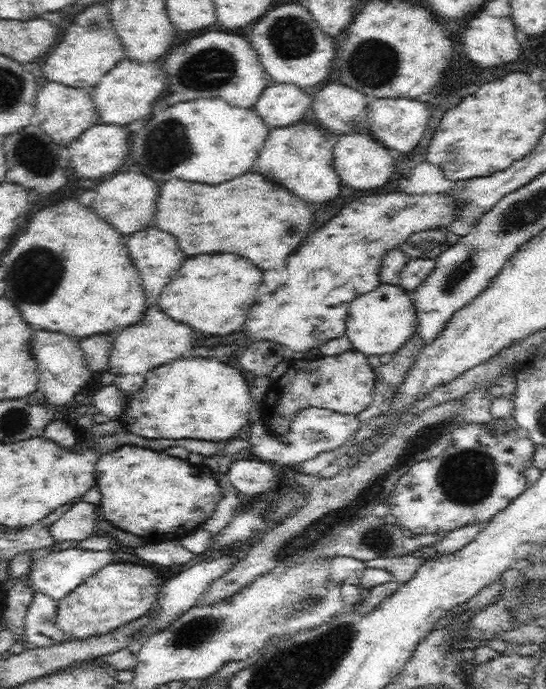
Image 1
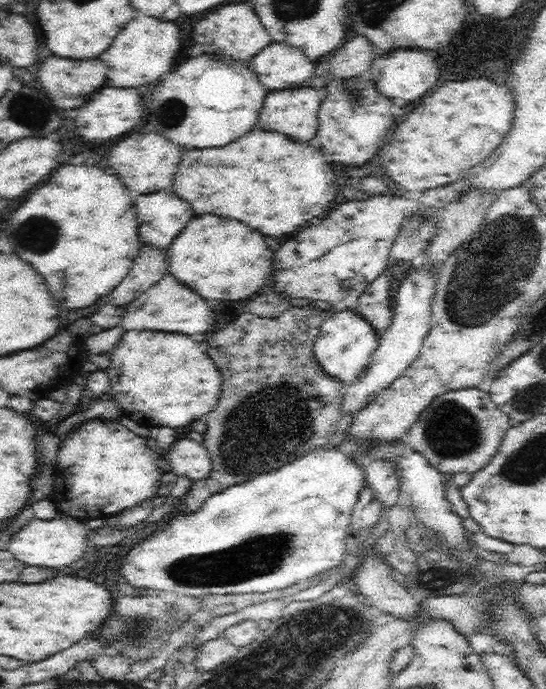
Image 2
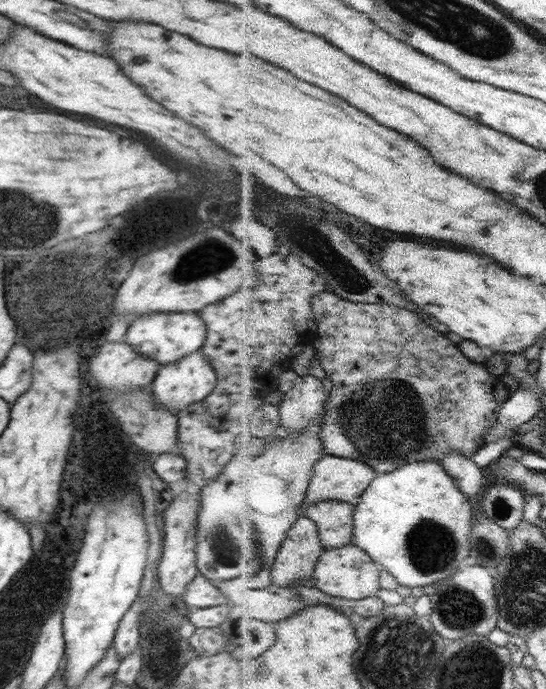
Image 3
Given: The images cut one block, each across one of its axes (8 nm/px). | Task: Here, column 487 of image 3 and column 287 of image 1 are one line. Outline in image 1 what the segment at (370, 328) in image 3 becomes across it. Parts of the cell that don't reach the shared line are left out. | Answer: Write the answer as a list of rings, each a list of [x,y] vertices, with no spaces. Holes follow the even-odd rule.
[[[354,349],[334,356],[317,356],[310,359],[291,359],[284,374],[274,381],[278,392],[267,392],[264,406],[260,404],[262,424],[276,439],[284,438],[296,418],[308,408],[332,409],[344,414],[359,414],[373,401],[374,380],[378,371],[372,368],[367,356]]]

